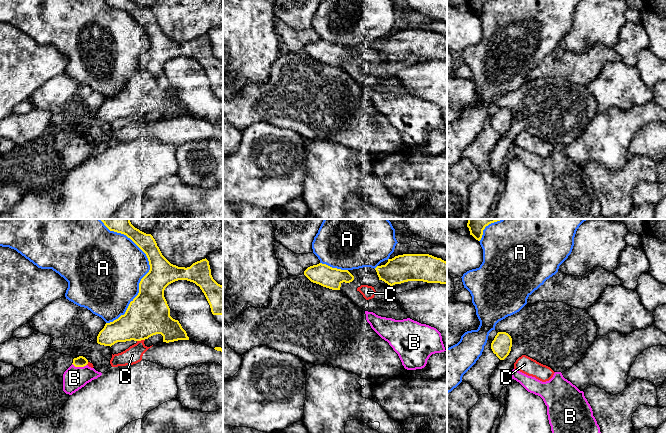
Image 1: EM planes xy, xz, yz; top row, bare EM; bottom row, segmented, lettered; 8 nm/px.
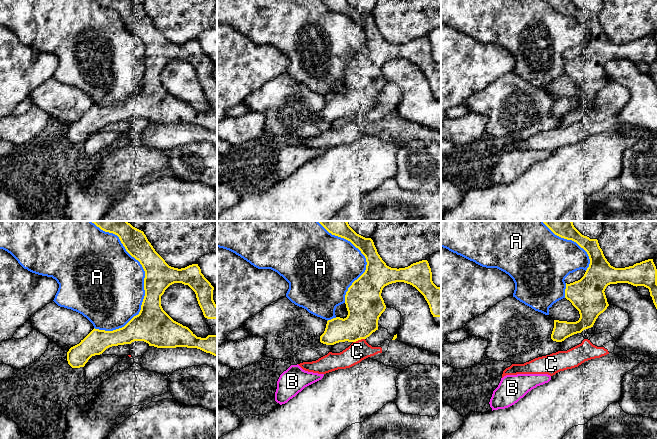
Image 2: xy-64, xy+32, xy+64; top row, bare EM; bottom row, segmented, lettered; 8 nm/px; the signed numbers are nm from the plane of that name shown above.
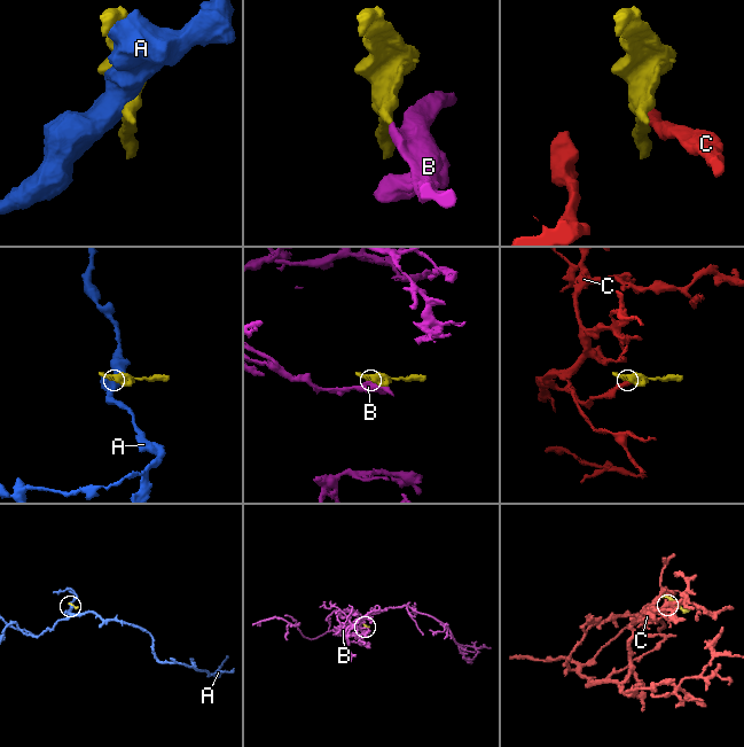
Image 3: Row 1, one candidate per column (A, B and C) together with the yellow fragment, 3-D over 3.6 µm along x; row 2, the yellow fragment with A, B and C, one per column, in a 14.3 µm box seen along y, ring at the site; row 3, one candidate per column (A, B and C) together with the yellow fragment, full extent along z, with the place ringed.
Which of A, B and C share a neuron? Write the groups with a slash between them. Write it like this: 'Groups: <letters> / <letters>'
Groups: A / B / C

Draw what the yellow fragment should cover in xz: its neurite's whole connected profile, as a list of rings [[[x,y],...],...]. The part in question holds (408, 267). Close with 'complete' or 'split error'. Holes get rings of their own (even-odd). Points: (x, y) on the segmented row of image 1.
[[[403,254],[388,259],[385,265],[375,268],[379,280],[390,286],[408,281],[447,284],[447,262],[429,254]]]; complete

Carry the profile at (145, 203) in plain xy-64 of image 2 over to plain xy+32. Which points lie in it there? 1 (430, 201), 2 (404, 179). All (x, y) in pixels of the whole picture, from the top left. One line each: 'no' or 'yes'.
1: yes
2: no

